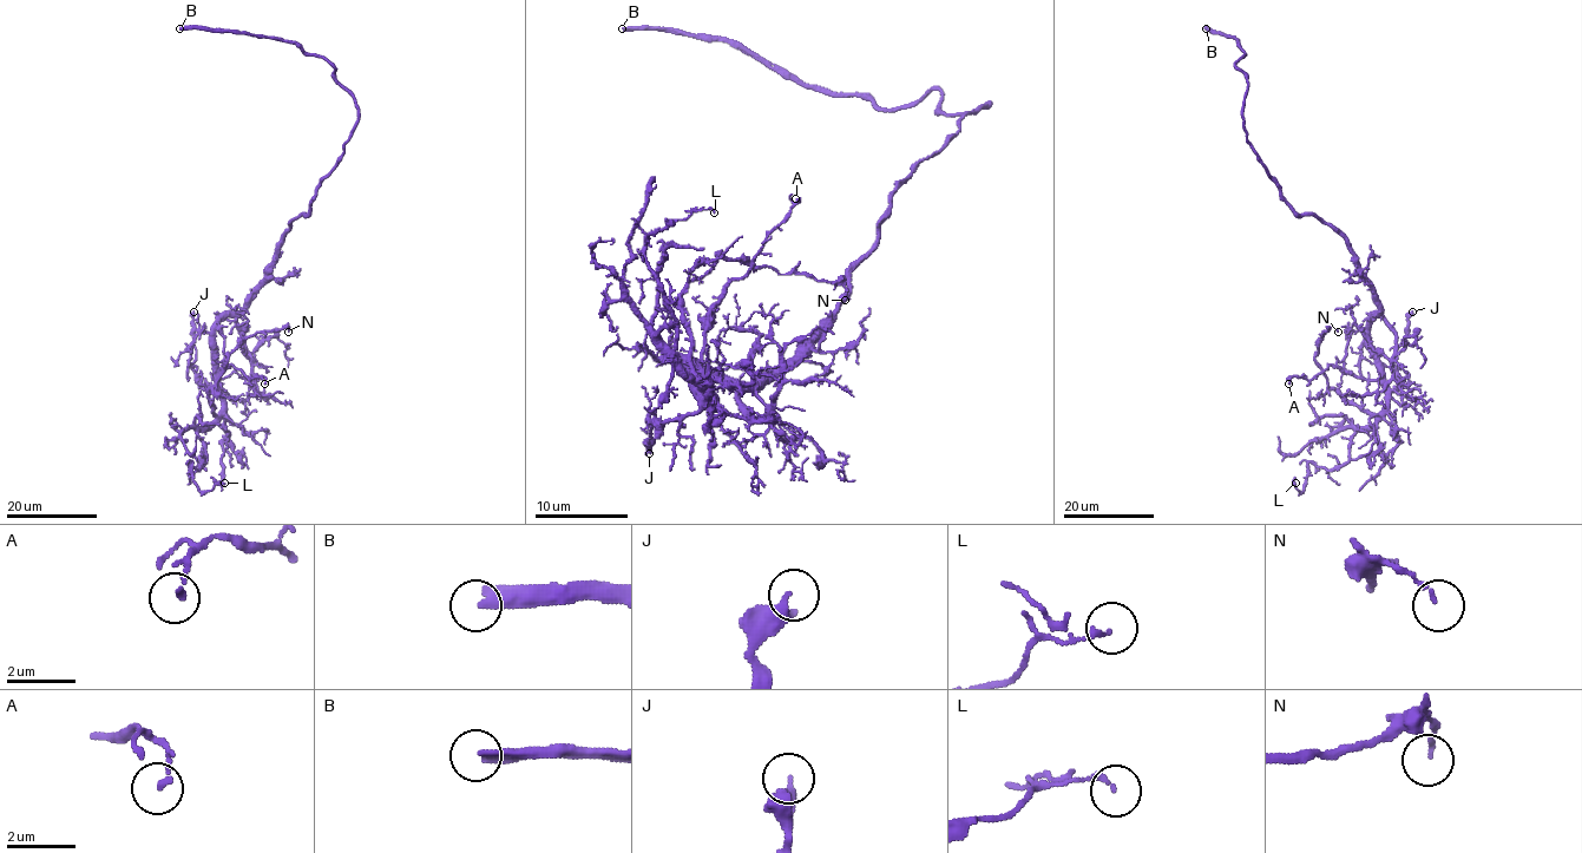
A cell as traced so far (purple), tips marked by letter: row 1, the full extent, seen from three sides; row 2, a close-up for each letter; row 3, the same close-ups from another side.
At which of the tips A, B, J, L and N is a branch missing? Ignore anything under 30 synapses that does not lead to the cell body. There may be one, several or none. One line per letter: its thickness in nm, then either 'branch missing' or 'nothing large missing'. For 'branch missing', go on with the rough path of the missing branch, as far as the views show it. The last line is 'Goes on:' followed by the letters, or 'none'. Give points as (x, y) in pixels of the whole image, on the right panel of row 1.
A: calibre 120 nm; nothing large missing
B: calibre 320 nm; branch missing
J: calibre 360 nm; nothing large missing
L: calibre 140 nm; nothing large missing
N: calibre 100 nm; nothing large missing
Goes on: B

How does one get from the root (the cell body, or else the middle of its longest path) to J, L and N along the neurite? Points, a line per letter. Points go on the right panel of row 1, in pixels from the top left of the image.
J: (1336, 231), (1374, 293), (1378, 314), (1369, 327), (1370, 343), (1379, 380), (1392, 392), (1395, 350), (1412, 312)
L: (1336, 231), (1378, 307), (1369, 333), (1385, 412), (1352, 438), (1347, 461), (1308, 463), (1304, 490), (1295, 483)
N: (1336, 231), (1378, 307), (1369, 327), (1385, 393), (1377, 417), (1332, 389), (1314, 359), (1325, 332), (1338, 332)

